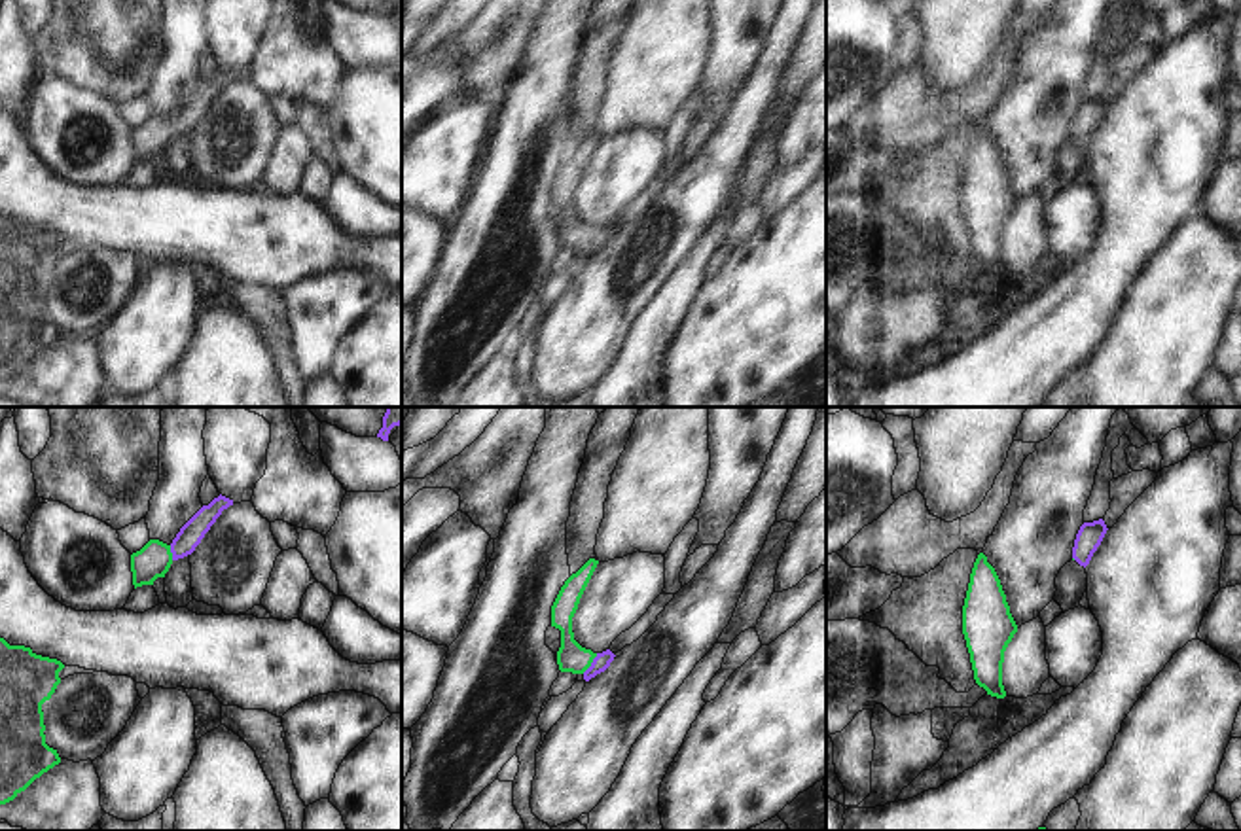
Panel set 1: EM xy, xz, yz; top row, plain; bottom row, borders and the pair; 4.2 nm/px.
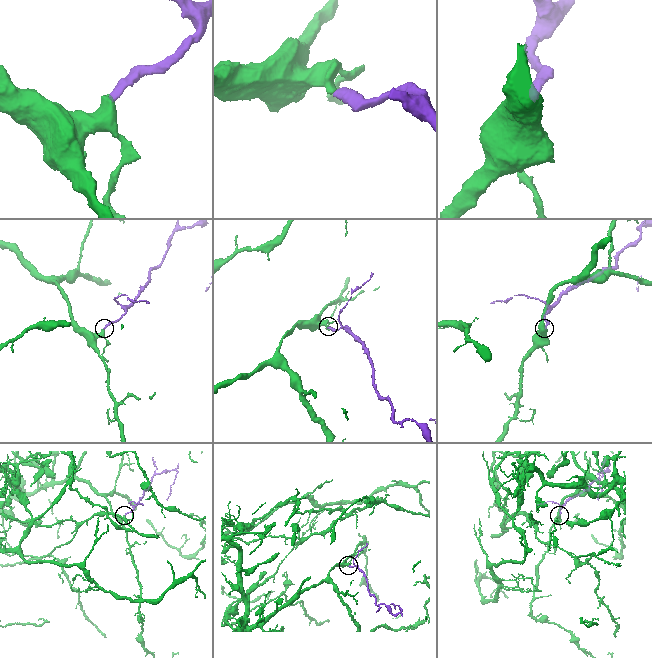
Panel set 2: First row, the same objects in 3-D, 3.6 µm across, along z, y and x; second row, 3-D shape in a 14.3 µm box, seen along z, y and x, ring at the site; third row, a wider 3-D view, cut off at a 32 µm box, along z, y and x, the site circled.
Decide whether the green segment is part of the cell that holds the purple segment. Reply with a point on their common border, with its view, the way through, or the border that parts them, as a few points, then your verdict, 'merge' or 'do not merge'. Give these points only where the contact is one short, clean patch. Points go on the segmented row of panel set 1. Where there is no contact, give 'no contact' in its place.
meets purple in xz at (592, 663); runs through xz (601, 661), (592, 663), (571, 657); merge

